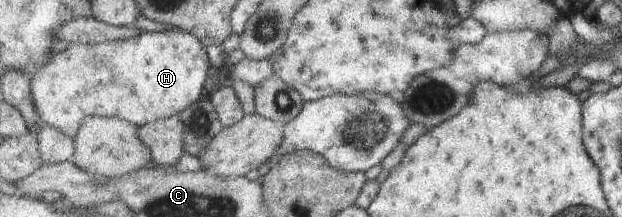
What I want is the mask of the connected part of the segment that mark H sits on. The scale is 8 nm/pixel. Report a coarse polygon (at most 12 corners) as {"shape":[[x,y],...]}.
{"shape":[[180,28],[72,44],[34,74],[44,123],[146,126],[207,97],[211,49]]}

